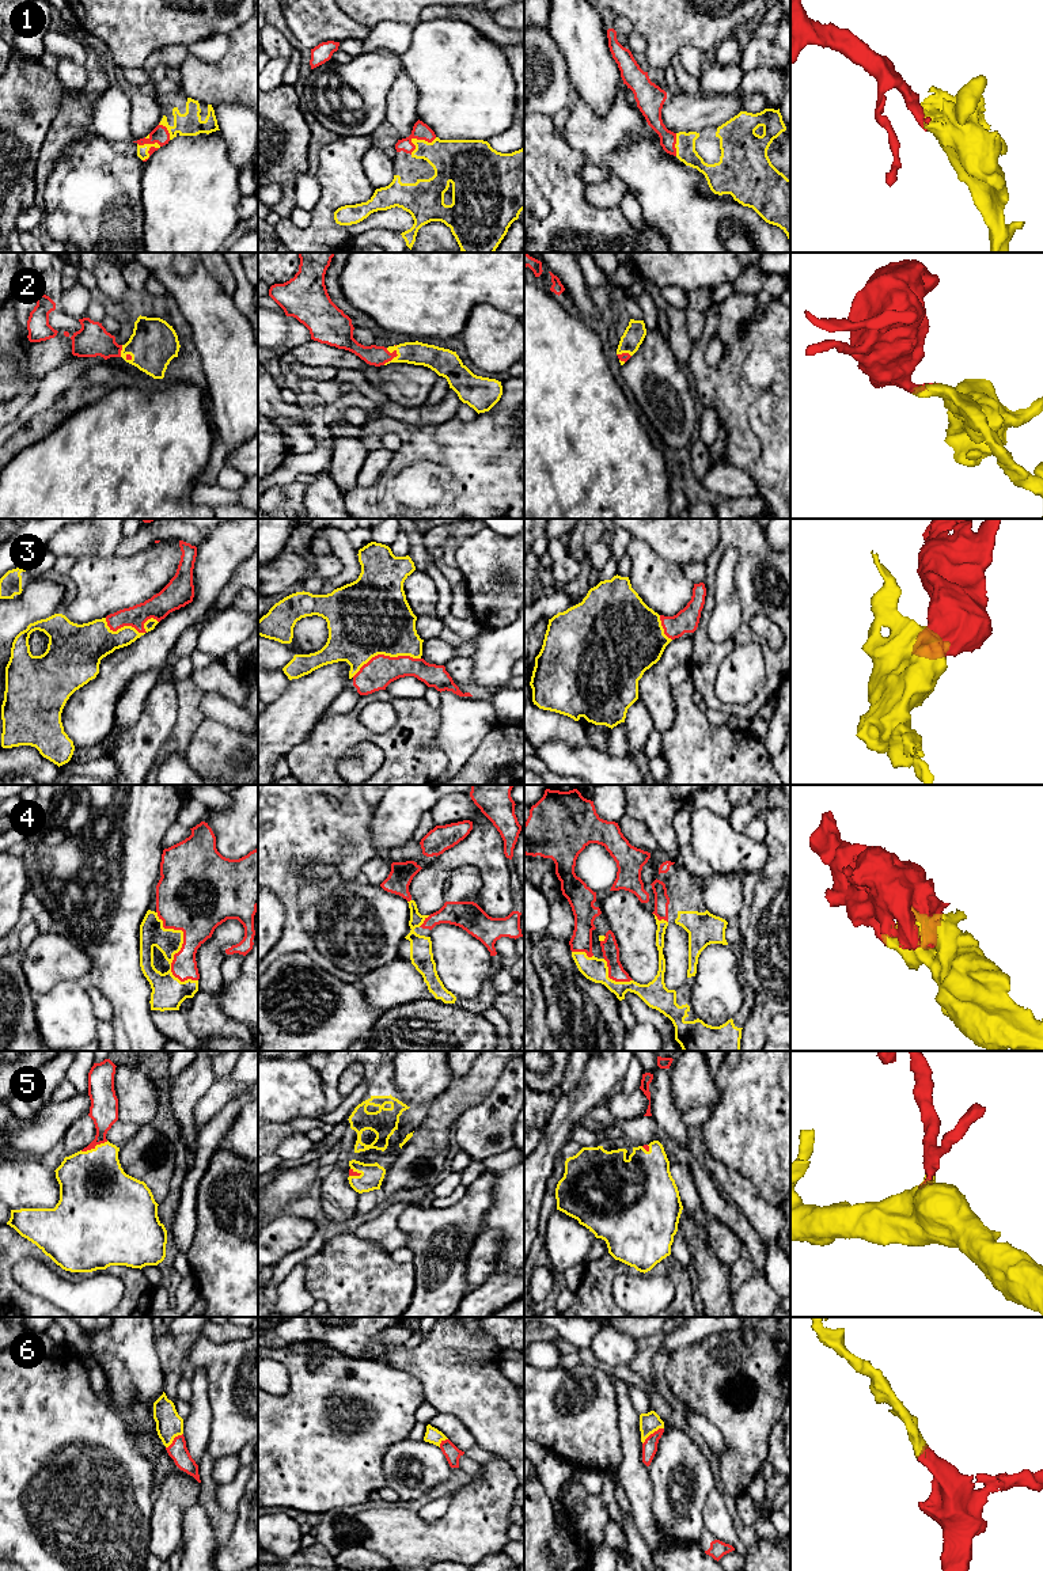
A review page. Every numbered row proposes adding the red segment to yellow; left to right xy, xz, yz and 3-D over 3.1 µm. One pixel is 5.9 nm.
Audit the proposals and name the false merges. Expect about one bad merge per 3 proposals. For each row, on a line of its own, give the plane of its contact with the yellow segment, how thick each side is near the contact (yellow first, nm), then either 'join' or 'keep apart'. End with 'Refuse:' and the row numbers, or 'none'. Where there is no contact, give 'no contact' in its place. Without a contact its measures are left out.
1: meets yellow in xy; 70 nm thick on the yellow side, 100 nm on the other; join
2: meets yellow in xz; 140 nm thick on the yellow side, 120 nm on the other; join
3: meets yellow in xy; 220 nm thick on the yellow side, 150 nm on the other; join
4: meets yellow in xy; 160 nm thick on the yellow side, 320 nm on the other; join
5: meets yellow in xy; 400 nm thick on the yellow side, 170 nm on the other; join
6: meets yellow in yz; 120 nm thick on the yellow side, 90 nm on the other; join
Refuse: none

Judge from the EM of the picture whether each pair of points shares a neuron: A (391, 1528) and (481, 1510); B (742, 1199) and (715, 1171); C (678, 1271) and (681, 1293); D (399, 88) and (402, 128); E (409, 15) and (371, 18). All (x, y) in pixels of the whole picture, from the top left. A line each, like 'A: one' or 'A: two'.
A: one
B: one
C: one
D: one
E: one

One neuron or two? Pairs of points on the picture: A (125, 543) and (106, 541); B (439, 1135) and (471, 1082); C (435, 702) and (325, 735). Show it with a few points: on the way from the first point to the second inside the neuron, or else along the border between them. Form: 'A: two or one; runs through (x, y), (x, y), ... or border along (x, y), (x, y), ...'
A: two; border along (122, 537), (114, 553)
B: one; runs through (439, 1122), (442, 1114), (459, 1096)
C: two; border along (423, 698), (432, 708), (439, 709)

